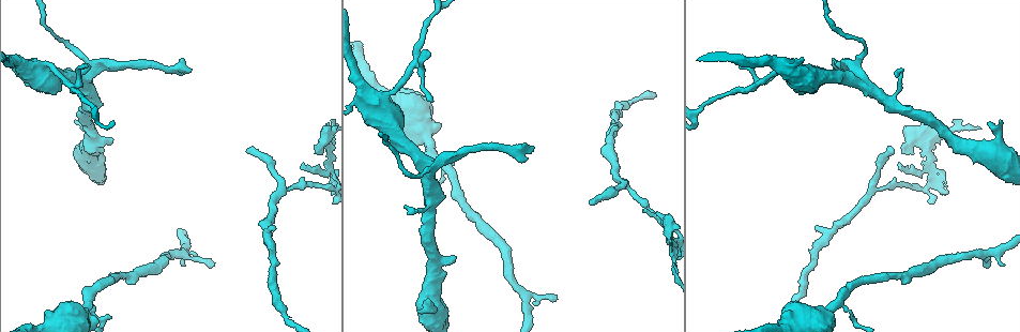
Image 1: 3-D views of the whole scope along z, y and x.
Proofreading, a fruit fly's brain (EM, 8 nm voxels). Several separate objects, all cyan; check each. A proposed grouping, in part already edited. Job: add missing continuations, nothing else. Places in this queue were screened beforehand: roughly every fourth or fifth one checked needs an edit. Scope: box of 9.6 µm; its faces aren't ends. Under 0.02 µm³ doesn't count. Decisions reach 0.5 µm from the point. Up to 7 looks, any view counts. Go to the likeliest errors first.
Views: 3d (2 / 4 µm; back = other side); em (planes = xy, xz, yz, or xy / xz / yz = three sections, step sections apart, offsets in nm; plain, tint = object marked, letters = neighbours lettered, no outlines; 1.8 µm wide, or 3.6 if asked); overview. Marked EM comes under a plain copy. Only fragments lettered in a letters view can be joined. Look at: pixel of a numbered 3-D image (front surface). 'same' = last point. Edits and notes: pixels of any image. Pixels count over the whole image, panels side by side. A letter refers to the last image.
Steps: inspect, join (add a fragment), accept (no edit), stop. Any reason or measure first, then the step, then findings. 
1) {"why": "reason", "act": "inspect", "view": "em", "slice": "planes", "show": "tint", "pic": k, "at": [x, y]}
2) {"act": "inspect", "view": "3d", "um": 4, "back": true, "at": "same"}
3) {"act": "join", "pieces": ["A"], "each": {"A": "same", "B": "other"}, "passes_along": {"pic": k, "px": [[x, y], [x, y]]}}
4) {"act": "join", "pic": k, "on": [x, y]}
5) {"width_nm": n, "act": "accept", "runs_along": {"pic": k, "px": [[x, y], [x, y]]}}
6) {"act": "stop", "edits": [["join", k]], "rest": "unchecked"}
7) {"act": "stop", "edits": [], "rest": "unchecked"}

{"why": "branch stops here", "act": "inspect", "view": "em", "slice": "xy", "step": 16, "show": "tint", "pic": 1, "at": [892, 147]}

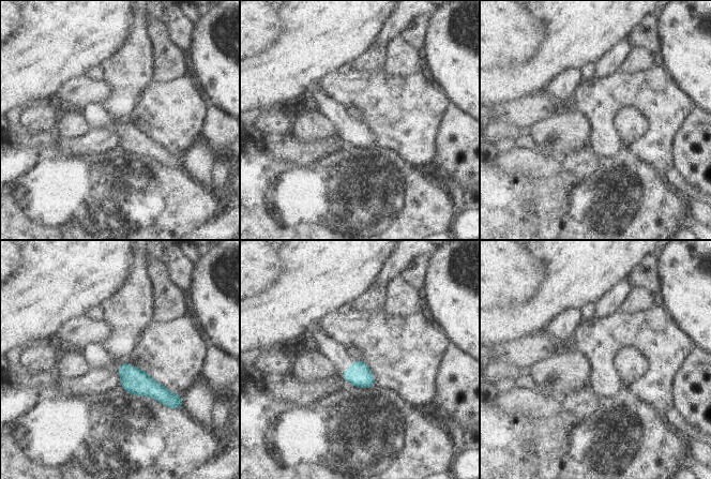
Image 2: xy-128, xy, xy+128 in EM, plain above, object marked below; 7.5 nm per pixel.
{"why": "what lies round it", "act": "inspect", "view": "em", "slice": "xy", "step": 16, "show": "letters", "at": "same"}

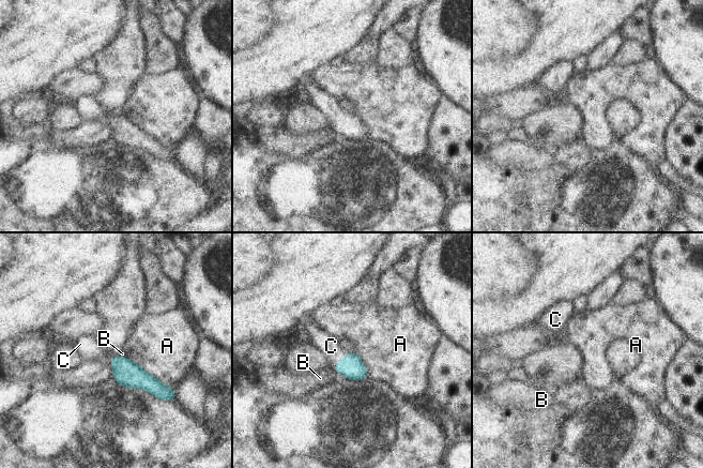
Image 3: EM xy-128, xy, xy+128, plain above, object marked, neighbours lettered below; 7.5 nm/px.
{"act": "join", "pieces": ["C"], "each": {"A": "other", "B": "other", "C": "same"}, "passes_along": {"pic": 3, "px": [[351, 366], [339, 361], [331, 346]]}, "found": "it goes on there"}

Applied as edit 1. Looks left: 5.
{"why": "branch stops here", "act": "inspect", "view": "em", "um": 3.6, "slice": "planes", "show": "tint", "pic": 1, "at": [88, 67]}

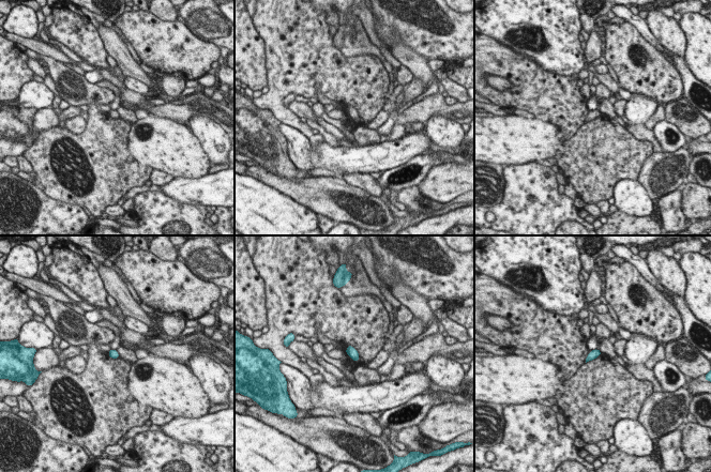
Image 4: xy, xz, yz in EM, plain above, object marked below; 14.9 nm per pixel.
{"act": "inspect", "view": "em", "um": 3.6, "slice": "planes", "show": "letters", "at": "same"}

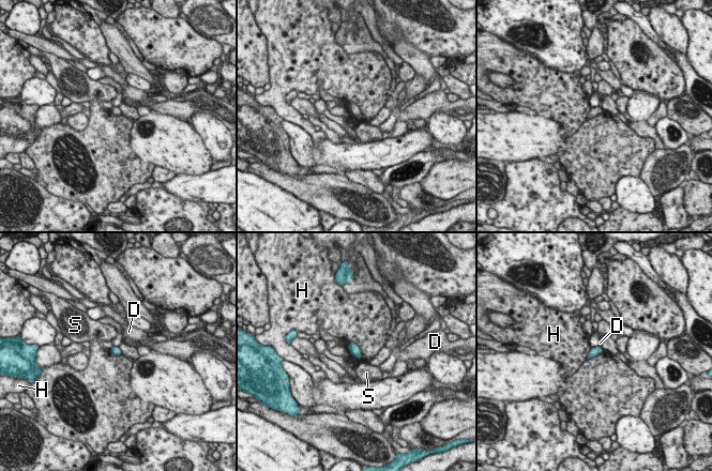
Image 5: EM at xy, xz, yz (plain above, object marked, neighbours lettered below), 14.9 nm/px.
{"act": "accept", "each": {"D": "other", "H": "other", "S": "other"}, "border": {"pic": 5, "px": [[350, 340], [359, 348], [362, 354]]}, "found": "none of them fits"}

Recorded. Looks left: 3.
{"why": "end of a long branch", "act": "inspect", "view": "3d", "um": 2, "pic": 1, "at": [533, 148]}

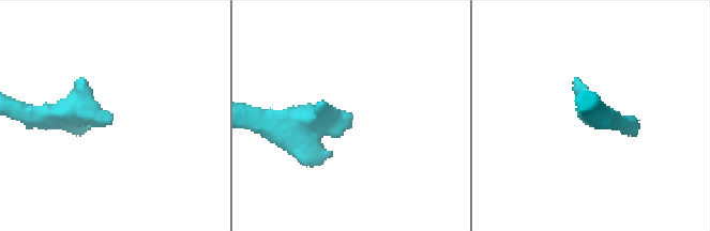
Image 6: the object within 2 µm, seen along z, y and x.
{"act": "inspect", "view": "em", "um": 3.6, "slice": "planes", "show": "letters", "pic": 6, "at": [350, 115]}

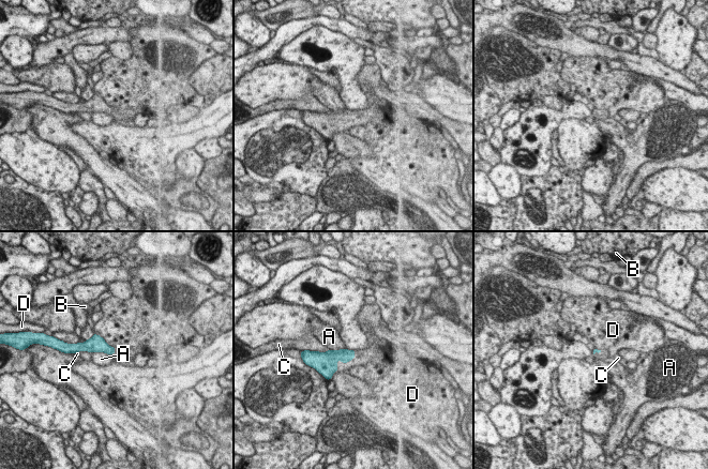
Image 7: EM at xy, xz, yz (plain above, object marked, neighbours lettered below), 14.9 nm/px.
{"act": "accept", "each": {"A": "other", "B": "other", "C": "other", "D": "other"}, "border": {"pic": 7, "px": [[93, 333], [96, 333], [108, 344]]}, "found": "none of them fits"}

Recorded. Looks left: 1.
{"act": "stop", "edits": [["join", 3]], "rest": "unchecked"}

